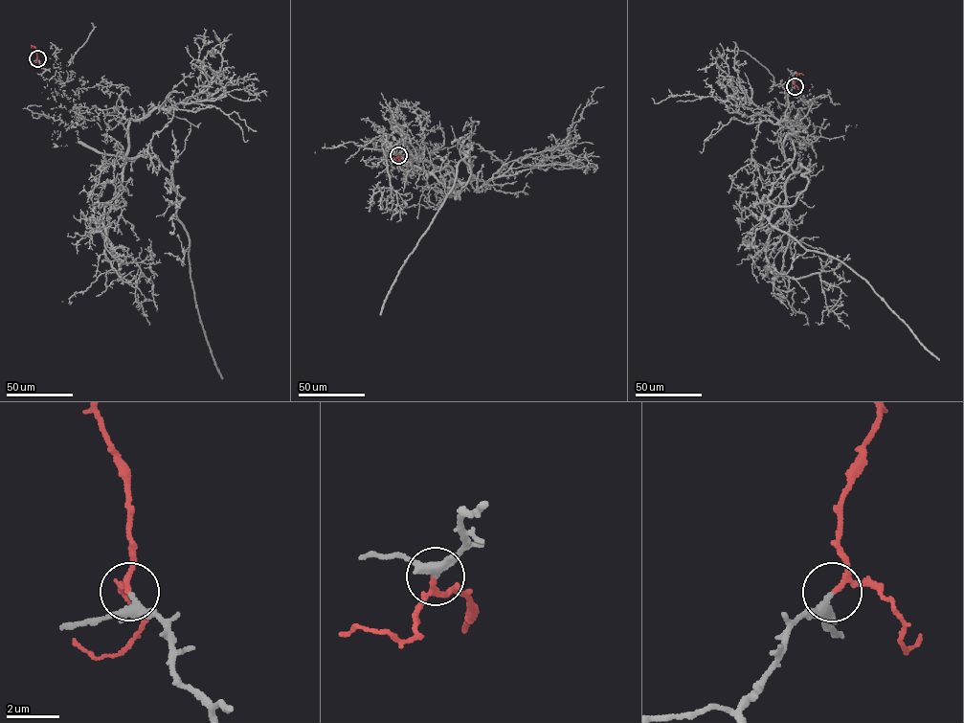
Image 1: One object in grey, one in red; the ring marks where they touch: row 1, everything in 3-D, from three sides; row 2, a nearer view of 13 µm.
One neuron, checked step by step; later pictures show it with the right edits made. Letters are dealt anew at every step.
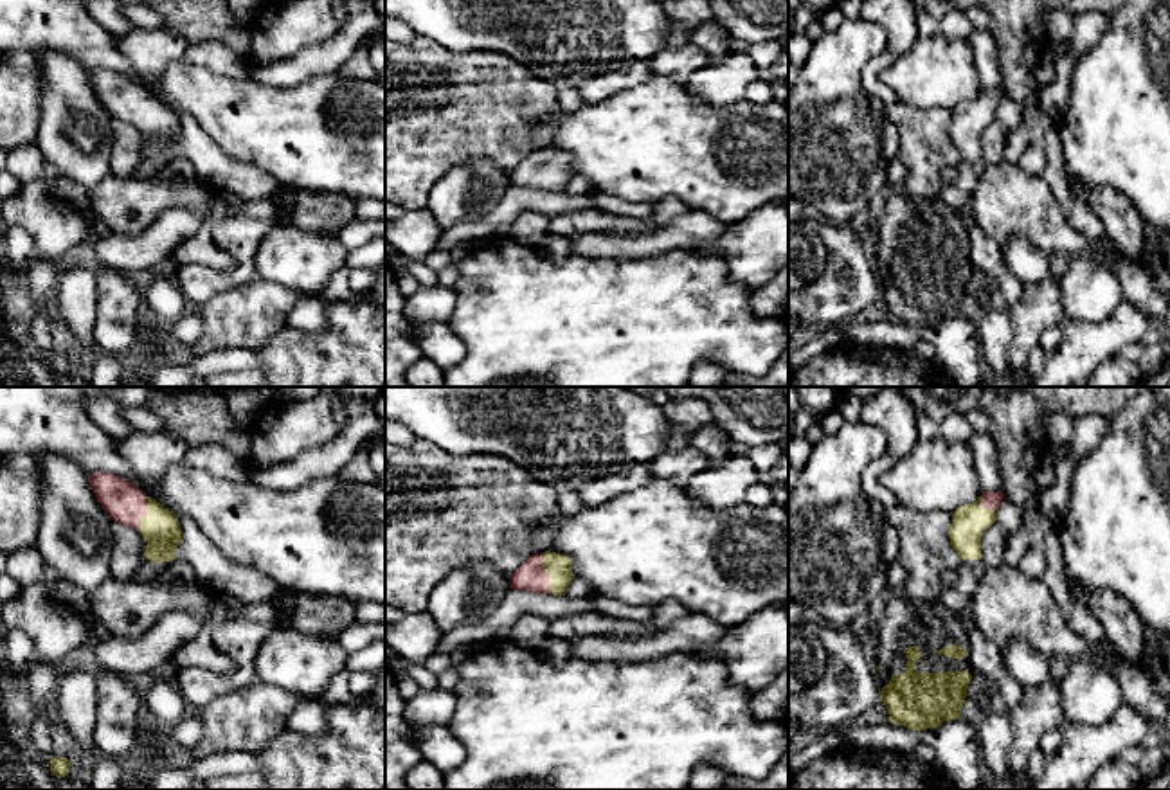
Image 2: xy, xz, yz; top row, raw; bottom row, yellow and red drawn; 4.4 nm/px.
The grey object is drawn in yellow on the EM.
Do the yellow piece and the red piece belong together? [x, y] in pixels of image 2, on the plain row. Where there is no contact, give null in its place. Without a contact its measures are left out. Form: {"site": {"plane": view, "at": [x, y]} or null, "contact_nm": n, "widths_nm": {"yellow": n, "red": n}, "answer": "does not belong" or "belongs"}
{"site": {"plane": "xz", "at": [546, 170]}, "contact_nm": 190, "widths_nm": {"yellow": 120, "red": 130}, "answer": "belongs"}

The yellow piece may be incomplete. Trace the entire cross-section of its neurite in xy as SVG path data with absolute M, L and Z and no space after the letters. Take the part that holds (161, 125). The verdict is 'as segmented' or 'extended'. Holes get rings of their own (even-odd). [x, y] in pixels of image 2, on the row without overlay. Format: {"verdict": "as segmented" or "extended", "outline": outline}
{"verdict": "extended", "outline": "M97 68L88 77L106 112L142 131L148 139L144 153L151 160L176 157L175 148L182 139L182 124L173 108L115 70Z"}

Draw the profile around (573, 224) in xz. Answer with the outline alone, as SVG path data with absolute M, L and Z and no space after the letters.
M598 207L560 212L549 218L549 236L574 239L583 232L644 234L657 225L648 220L619 216Z

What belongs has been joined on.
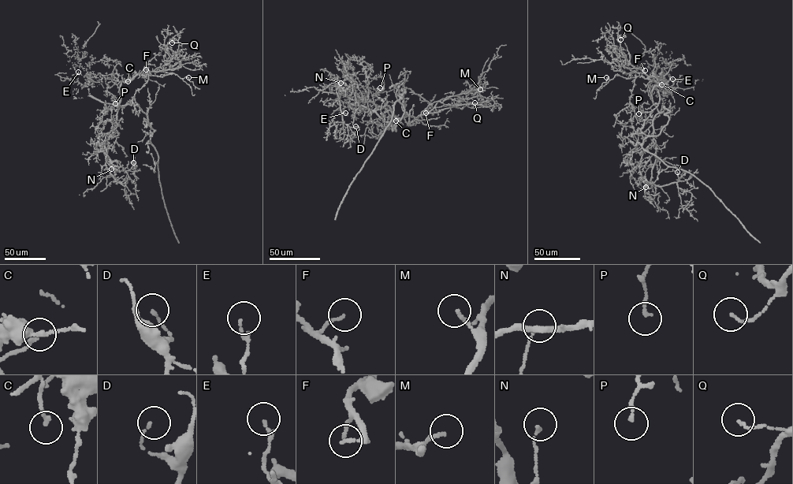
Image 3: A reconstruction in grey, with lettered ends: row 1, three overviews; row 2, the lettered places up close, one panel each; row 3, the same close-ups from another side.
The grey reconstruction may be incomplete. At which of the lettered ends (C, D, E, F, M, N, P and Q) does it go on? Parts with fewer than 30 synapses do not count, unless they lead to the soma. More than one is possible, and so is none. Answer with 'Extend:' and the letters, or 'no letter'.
Extend: no letter

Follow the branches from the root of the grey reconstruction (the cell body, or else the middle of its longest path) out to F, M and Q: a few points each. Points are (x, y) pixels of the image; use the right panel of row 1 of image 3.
F: (665, 113), (669, 110), (664, 109), (659, 112), (652, 99), (652, 91), (658, 83), (645, 70)
M: (665, 113), (669, 110), (659, 112), (652, 99), (658, 83), (653, 76), (606, 77)
Q: (665, 113), (669, 110), (659, 112), (652, 99), (658, 83), (627, 60), (618, 36), (620, 39)

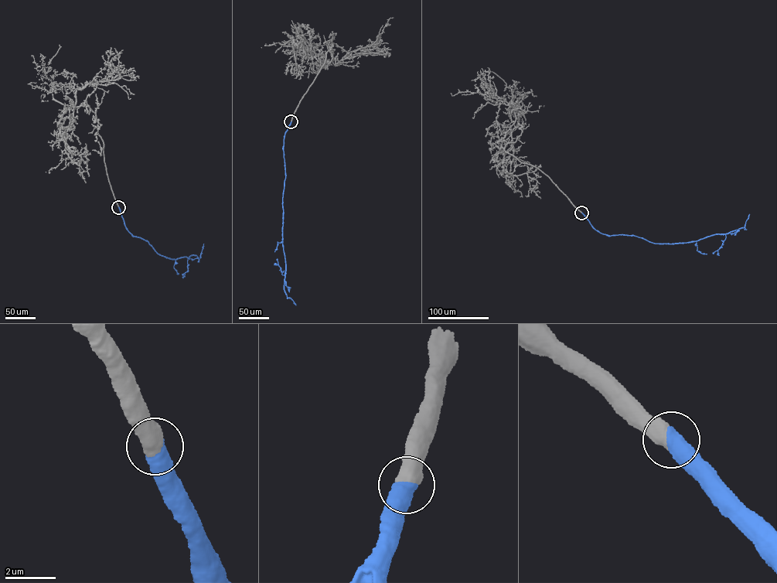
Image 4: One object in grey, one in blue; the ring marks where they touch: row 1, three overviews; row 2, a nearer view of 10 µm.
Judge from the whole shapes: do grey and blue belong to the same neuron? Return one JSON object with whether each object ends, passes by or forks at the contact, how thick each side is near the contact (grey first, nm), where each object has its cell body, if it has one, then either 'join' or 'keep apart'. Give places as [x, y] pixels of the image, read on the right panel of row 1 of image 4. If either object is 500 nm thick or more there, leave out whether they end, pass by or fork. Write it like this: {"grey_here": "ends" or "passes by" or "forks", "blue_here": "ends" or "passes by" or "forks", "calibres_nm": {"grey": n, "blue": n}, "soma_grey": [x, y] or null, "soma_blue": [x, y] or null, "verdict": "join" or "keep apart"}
{"calibres_nm": {"grey": 600, "blue": 600}, "soma_grey": null, "soma_blue": null, "verdict": "join"}

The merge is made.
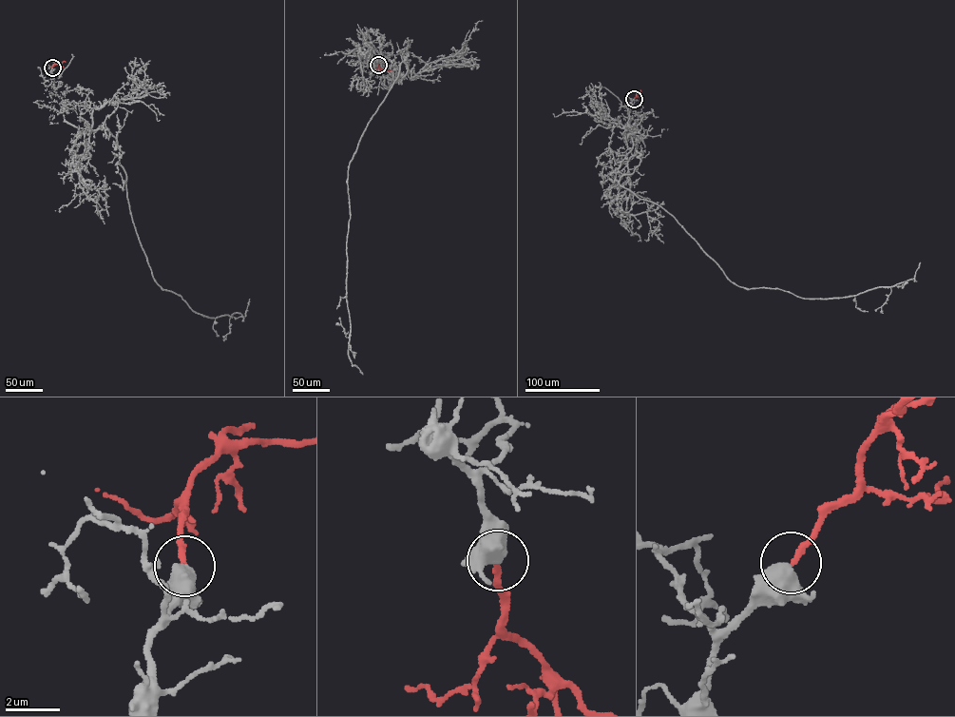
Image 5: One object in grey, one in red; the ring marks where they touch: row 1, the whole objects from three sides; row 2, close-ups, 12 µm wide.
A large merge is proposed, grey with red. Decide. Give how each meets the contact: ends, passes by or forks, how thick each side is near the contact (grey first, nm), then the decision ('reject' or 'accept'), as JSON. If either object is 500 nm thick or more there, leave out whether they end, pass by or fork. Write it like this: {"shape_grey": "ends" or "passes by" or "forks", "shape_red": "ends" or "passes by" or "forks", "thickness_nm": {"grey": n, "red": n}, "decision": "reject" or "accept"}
{"thickness_nm": {"grey": 700, "red": 220}, "decision": "accept"}

